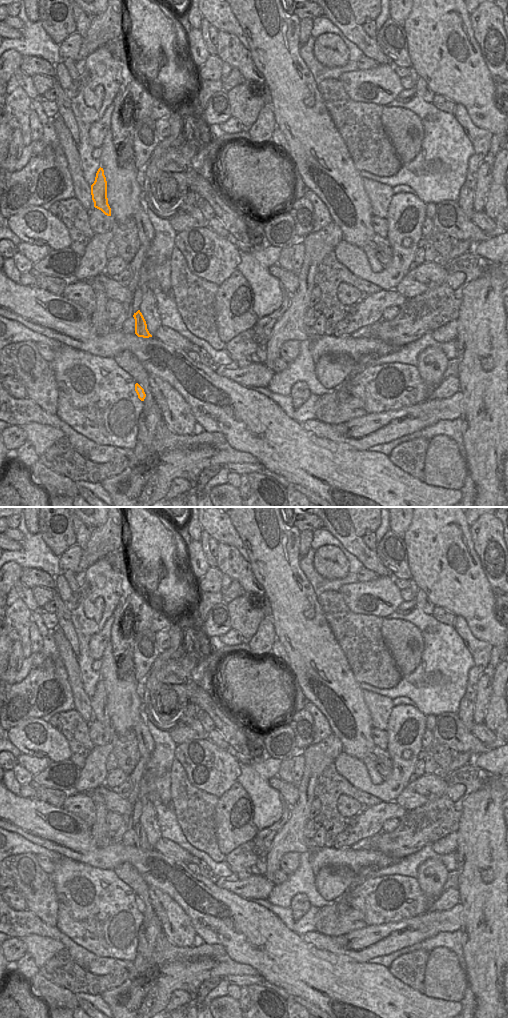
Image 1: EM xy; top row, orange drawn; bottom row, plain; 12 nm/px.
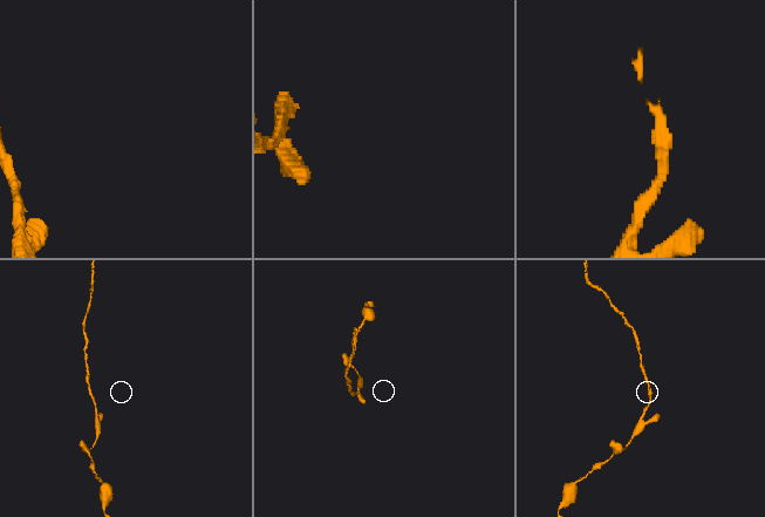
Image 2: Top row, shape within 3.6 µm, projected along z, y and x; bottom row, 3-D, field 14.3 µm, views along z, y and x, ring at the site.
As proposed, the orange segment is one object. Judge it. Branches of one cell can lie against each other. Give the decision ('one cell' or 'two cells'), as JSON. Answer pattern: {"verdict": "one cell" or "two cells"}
{"verdict": "one cell"}

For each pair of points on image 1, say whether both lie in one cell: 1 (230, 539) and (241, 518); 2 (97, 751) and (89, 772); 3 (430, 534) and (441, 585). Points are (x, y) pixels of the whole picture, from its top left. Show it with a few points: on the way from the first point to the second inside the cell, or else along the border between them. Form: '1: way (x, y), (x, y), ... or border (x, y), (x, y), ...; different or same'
1: border (228, 517), (246, 550); different
2: way (97, 756), (94, 767); same
3: way (437, 547), (437, 565), (441, 572); same

